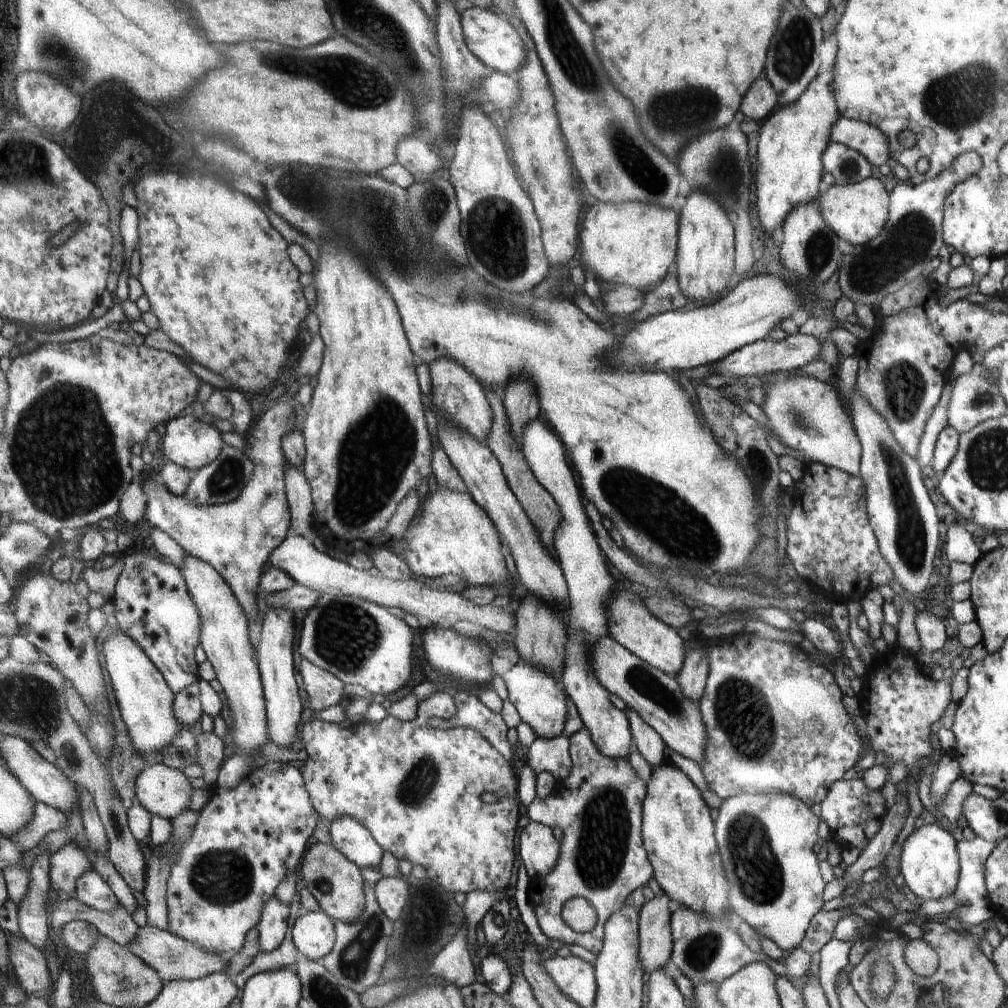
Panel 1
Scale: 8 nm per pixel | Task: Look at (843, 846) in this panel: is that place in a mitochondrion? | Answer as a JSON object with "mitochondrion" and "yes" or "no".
{"mitochondrion":"no"}

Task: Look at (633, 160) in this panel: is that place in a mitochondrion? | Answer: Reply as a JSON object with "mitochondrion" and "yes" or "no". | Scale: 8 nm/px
{"mitochondrion":"yes"}

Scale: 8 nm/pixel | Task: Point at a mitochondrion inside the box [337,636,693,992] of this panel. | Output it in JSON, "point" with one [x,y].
{"point":[606,828]}

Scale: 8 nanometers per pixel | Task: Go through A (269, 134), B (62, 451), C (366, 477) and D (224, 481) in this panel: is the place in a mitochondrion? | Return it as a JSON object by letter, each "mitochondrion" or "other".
{"A":"other","B":"mitochondrion","C":"mitochondrion","D":"mitochondrion"}

